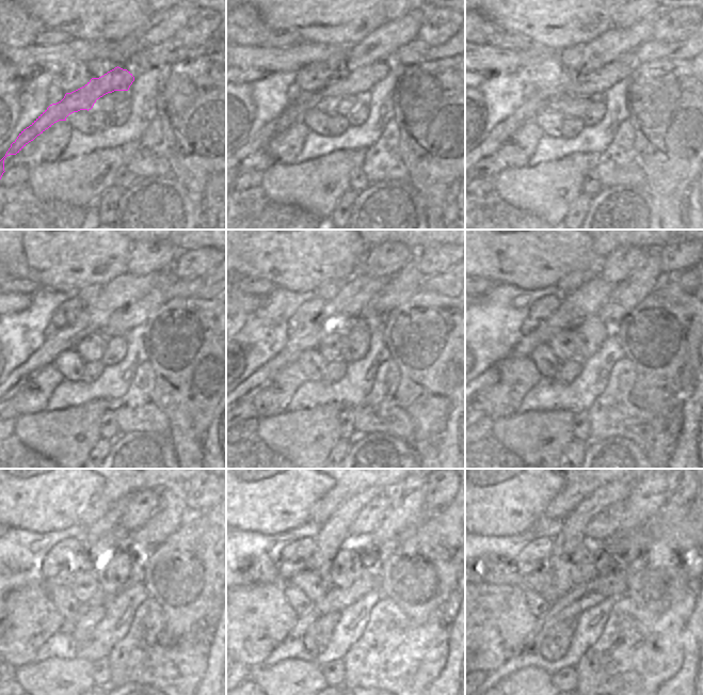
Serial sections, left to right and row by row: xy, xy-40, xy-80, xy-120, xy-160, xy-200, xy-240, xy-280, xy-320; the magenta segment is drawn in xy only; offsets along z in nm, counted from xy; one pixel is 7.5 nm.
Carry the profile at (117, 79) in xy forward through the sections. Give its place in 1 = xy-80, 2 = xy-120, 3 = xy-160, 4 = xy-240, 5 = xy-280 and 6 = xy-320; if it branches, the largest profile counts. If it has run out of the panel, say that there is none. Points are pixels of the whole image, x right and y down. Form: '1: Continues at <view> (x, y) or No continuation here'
1: Continues at xy-80 (596, 82)
2: Continues at xy-120 (121, 321)
3: Continues at xy-160 (401, 286)
4: Continues at xy-240 (171, 512)
5: Continues at xy-280 (406, 507)
6: Continues at xy-320 (649, 494)

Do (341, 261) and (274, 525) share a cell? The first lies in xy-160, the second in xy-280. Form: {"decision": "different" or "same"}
{"decision": "same"}

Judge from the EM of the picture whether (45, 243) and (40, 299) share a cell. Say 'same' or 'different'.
different

